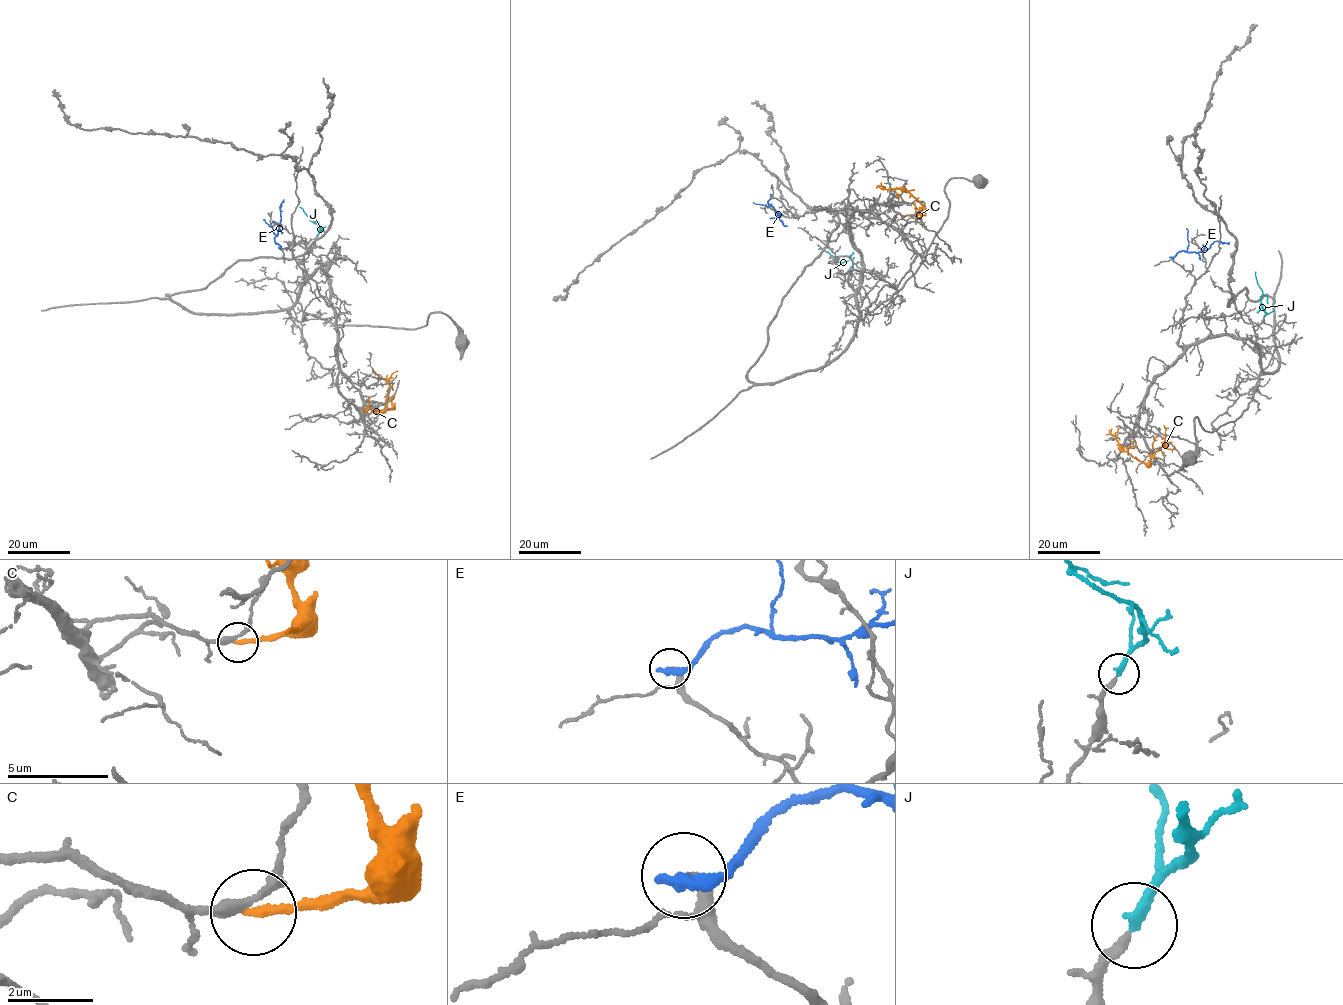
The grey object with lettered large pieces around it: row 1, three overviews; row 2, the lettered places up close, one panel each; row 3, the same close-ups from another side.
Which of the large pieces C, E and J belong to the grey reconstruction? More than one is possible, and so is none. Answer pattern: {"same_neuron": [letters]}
{"same_neuron": ["J"]}

